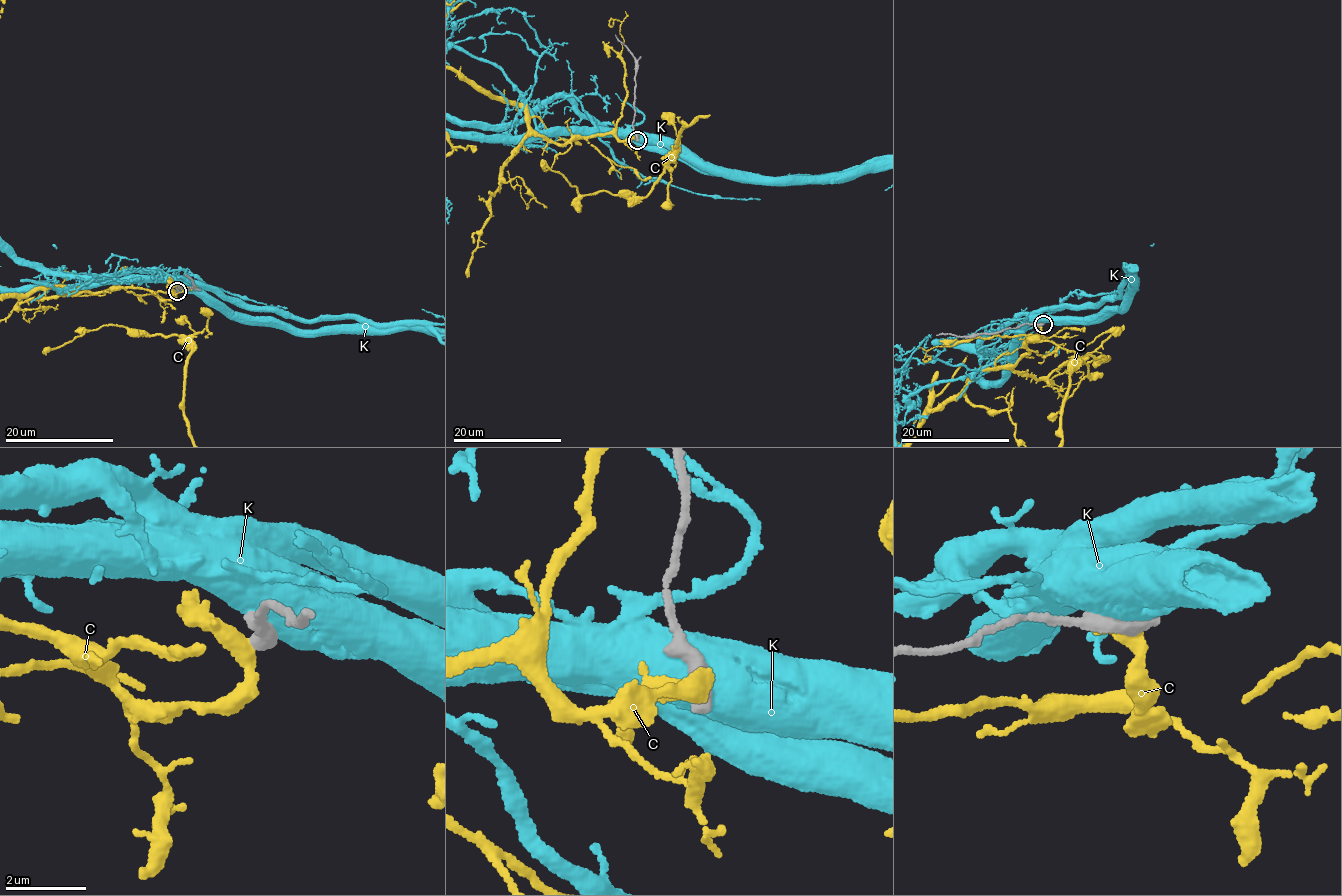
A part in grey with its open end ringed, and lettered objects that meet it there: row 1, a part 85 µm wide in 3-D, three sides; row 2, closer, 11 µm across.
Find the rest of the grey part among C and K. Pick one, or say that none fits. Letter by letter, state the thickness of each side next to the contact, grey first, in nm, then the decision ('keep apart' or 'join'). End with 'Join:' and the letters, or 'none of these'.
C: 550/300 nm | keep apart
K: 600/950 nm | keep apart
Join: none of these

